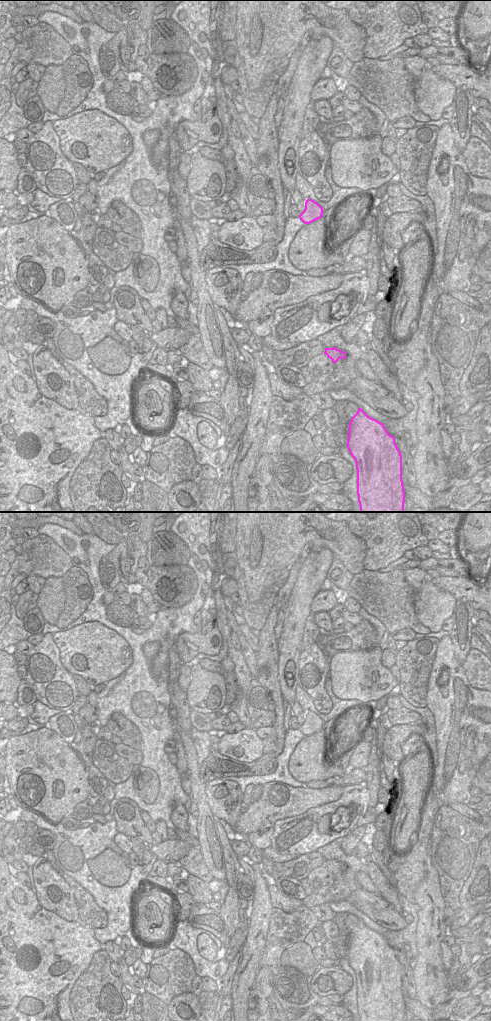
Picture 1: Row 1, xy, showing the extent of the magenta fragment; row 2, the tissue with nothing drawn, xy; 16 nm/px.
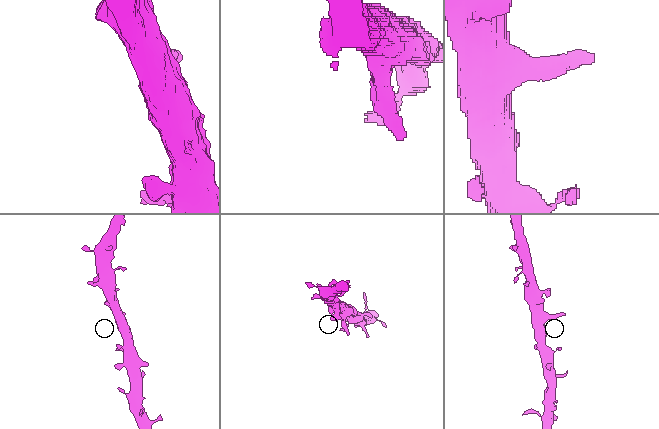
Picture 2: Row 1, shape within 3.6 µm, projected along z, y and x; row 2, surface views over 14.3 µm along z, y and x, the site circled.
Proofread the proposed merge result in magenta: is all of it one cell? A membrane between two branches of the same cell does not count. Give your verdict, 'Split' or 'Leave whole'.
Leave whole.

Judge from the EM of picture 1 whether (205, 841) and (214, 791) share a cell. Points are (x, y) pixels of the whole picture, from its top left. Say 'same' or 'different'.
different

